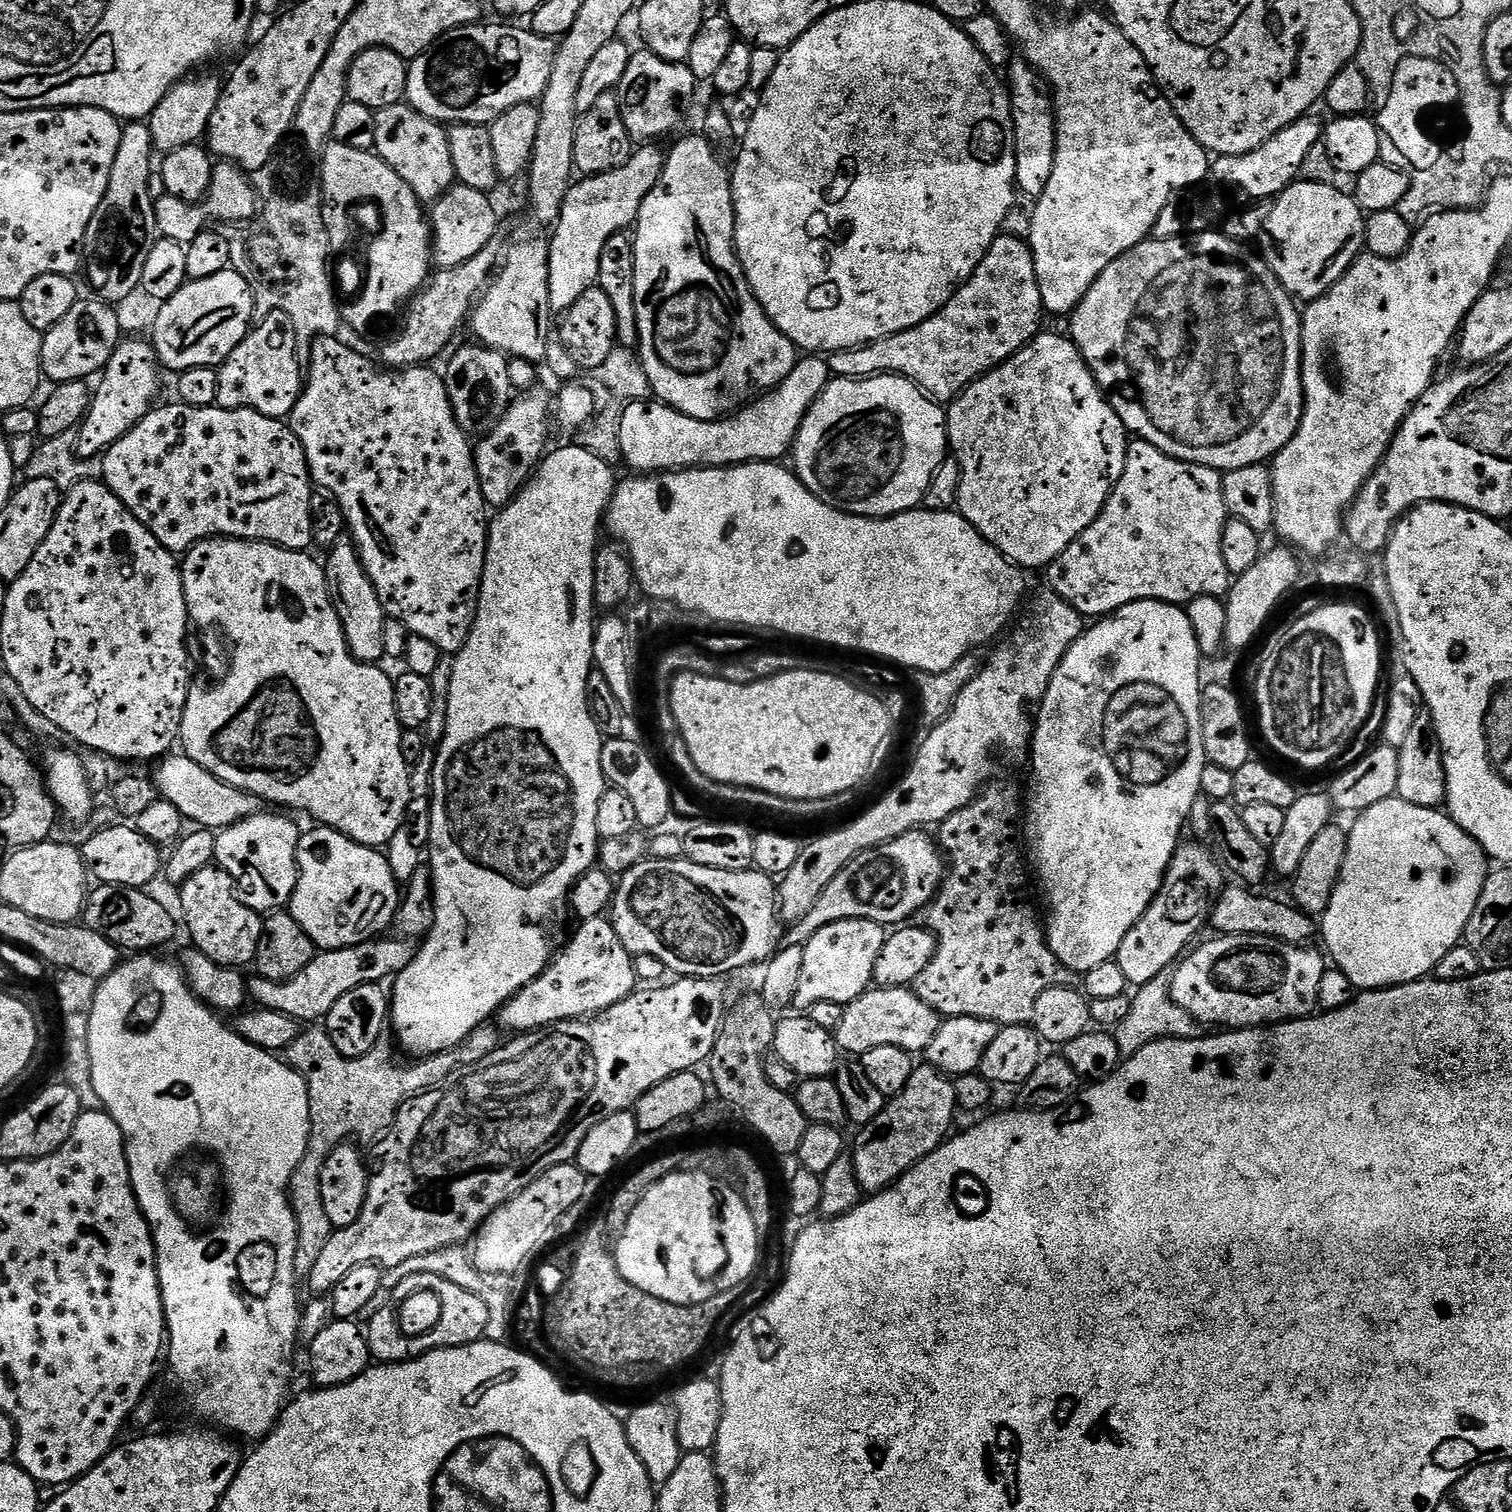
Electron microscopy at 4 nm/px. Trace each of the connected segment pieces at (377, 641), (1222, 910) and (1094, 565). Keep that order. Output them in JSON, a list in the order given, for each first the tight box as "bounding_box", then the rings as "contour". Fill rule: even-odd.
[{"bounding_box":[326,542,386,664],"contour":[[[337,542],[332,545],[327,556],[326,575],[328,578],[328,593],[331,594],[332,603],[336,606],[336,613],[342,622],[342,630],[344,631],[348,648],[352,652],[352,657],[355,660],[361,660],[363,664],[380,664],[385,659],[384,647],[382,646],[382,630],[384,629],[386,613],[382,602],[378,598],[378,594],[374,590],[374,586],[370,582],[370,578],[366,574],[366,570],[362,566],[360,554],[352,543]]]},{"bounding_box":[1210,886,1318,946],"contour":[[[1231,886],[1225,887],[1223,891],[1221,891],[1220,895],[1216,897],[1216,904],[1212,907],[1212,915],[1210,917],[1210,924],[1211,927],[1216,927],[1215,930],[1217,933],[1220,934],[1231,934],[1233,936],[1265,936],[1266,938],[1274,938],[1278,942],[1286,942],[1287,944],[1299,944],[1301,946],[1308,946],[1313,943],[1312,939],[1317,939],[1318,936],[1318,924],[1313,917],[1306,915],[1306,913],[1301,912],[1299,908],[1296,907],[1295,903],[1287,902],[1288,904],[1283,904],[1280,900],[1271,900],[1268,896],[1255,896],[1255,891],[1249,890],[1247,887],[1244,886],[1236,886],[1240,888],[1231,888]]]},{"bounding_box":[1046,438,1230,618],"contour":[[[1139,438],[1133,439],[1128,446],[1126,454],[1126,466],[1122,470],[1122,478],[1112,487],[1112,492],[1108,495],[1108,501],[1104,504],[1104,509],[1098,514],[1098,518],[1058,558],[1054,558],[1048,564],[1046,575],[1048,575],[1047,587],[1061,596],[1075,612],[1080,613],[1085,618],[1103,618],[1111,616],[1122,606],[1133,604],[1139,600],[1160,600],[1163,604],[1178,604],[1186,606],[1194,598],[1199,596],[1223,597],[1230,587],[1230,577],[1226,570],[1226,562],[1222,562],[1222,530],[1228,523],[1228,507],[1224,501],[1224,482],[1221,473],[1214,468],[1204,468],[1200,464],[1188,464],[1184,460],[1175,460],[1162,450],[1158,450],[1150,442]]]}]

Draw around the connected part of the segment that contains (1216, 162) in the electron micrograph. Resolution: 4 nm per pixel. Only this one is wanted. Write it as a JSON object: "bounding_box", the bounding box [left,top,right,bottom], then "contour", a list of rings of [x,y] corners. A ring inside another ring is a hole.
{"bounding_box":[1210,114,1325,204],"contour":[[[1312,114],[1299,116],[1290,126],[1278,130],[1278,134],[1262,142],[1258,150],[1237,156],[1216,156],[1210,164],[1211,179],[1216,179],[1240,204],[1248,204],[1251,200],[1275,201],[1280,193],[1297,183],[1306,154],[1310,154],[1314,145],[1321,143],[1325,125],[1319,124],[1314,117]]]}

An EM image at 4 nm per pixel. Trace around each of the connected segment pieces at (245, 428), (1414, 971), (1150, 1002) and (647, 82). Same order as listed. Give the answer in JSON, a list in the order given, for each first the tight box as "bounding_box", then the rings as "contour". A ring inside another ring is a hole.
[{"bounding_box":[102,402,314,554],"contour":[[[179,402],[168,404],[165,408],[160,407],[153,407],[151,412],[146,413],[126,435],[118,438],[118,442],[111,444],[108,451],[103,453],[104,476],[102,475],[102,482],[122,501],[126,510],[130,510],[130,514],[134,514],[134,518],[138,518],[138,522],[142,522],[142,526],[146,526],[146,530],[150,530],[150,534],[154,534],[154,538],[158,538],[158,542],[167,552],[184,554],[201,540],[213,538],[259,540],[261,544],[276,544],[280,548],[289,548],[295,552],[302,552],[313,547],[312,497],[314,485],[312,477],[308,474],[306,454],[302,450],[298,438],[292,433],[291,427],[284,420],[263,416],[249,408],[221,408],[219,406],[191,408],[189,404]]]},{"bounding_box":[1322,798,1490,990],"contour":[[[1393,798],[1383,800],[1374,806],[1370,806],[1365,812],[1359,813],[1356,820],[1348,832],[1348,849],[1346,858],[1342,862],[1340,877],[1334,886],[1334,894],[1330,898],[1330,906],[1322,917],[1322,940],[1323,947],[1330,957],[1331,963],[1350,978],[1353,989],[1375,990],[1377,988],[1393,988],[1396,984],[1412,984],[1416,980],[1431,977],[1435,973],[1438,961],[1445,956],[1449,950],[1454,950],[1454,946],[1461,943],[1464,938],[1464,931],[1474,914],[1474,906],[1478,906],[1478,898],[1484,889],[1484,883],[1490,871],[1489,861],[1486,859],[1484,851],[1452,821],[1452,817],[1447,811],[1440,808],[1423,808],[1414,806],[1410,802]]]},{"bounding_box":[1114,974,1205,1058],"contour":[[[1168,974],[1154,978],[1135,989],[1130,1014],[1126,1014],[1126,1019],[1118,1022],[1114,1029],[1118,1050],[1124,1058],[1138,1054],[1138,1050],[1159,1040],[1200,1040],[1205,1034],[1205,1025],[1198,1018],[1194,1018],[1194,1014],[1182,1010],[1178,1002],[1174,1002],[1172,977]]]},{"bounding_box":[614,51,698,142],"contour":[[[639,51],[632,52],[626,74],[622,74],[622,82],[614,91],[620,103],[622,122],[626,122],[626,130],[633,141],[656,142],[659,136],[679,126],[684,111],[691,106],[696,96],[698,81],[687,63],[671,64],[652,52]]]}]

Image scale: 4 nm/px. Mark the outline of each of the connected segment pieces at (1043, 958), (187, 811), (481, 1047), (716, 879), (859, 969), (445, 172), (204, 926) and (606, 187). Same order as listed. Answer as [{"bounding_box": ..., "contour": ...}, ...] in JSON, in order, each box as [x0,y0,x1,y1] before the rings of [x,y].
[{"bounding_box":[914,782,1066,1026],"contour":[[[992,782],[987,785],[966,806],[962,806],[962,810],[958,810],[954,814],[950,814],[950,818],[946,818],[944,823],[939,825],[938,844],[942,849],[943,855],[946,857],[946,871],[944,879],[941,883],[939,892],[933,898],[932,903],[924,909],[922,913],[923,927],[927,928],[936,936],[936,953],[930,962],[930,966],[926,966],[926,970],[922,970],[922,974],[918,974],[914,990],[918,994],[918,998],[922,998],[922,1002],[926,1002],[926,1006],[930,1006],[933,1010],[940,1013],[941,1017],[949,1016],[965,1016],[966,1018],[986,1018],[990,1022],[994,1022],[998,1026],[1007,1026],[1010,1024],[1026,1024],[1031,1025],[1032,1015],[1034,1014],[1034,1002],[1038,1002],[1040,995],[1046,990],[1055,988],[1065,983],[1066,969],[1060,963],[1060,959],[1054,954],[1054,950],[1050,950],[1048,938],[1046,935],[1045,925],[1036,917],[1036,908],[1028,901],[1028,880],[1030,884],[1030,876],[1024,873],[1024,864],[1026,868],[1026,860],[1022,855],[1022,844],[1016,839],[1021,839],[1022,832],[1018,825],[1022,820],[1022,796],[1015,792],[1008,784],[996,784]]]},{"bounding_box":[154,754,265,830],"contour":[[[169,754],[155,765],[154,783],[159,799],[170,802],[183,814],[185,821],[194,823],[204,830],[229,828],[251,816],[259,816],[265,811],[265,801],[259,796],[244,792],[219,780],[210,770],[198,766],[183,754]]]},{"bounding_box":[286,1026,502,1274],"contour":[[[324,1026],[305,1027],[300,1036],[294,1038],[294,1042],[290,1042],[286,1049],[286,1062],[306,1082],[312,1127],[306,1154],[298,1170],[294,1170],[292,1181],[288,1184],[288,1200],[292,1204],[298,1234],[297,1273],[307,1274],[311,1270],[314,1262],[318,1262],[318,1254],[322,1254],[322,1249],[326,1247],[326,1242],[334,1231],[320,1201],[320,1175],[328,1155],[339,1144],[353,1138],[369,1142],[379,1140],[391,1128],[402,1105],[408,1103],[413,1096],[419,1096],[421,1092],[426,1092],[430,1088],[437,1088],[443,1084],[447,1076],[454,1075],[461,1068],[474,1066],[482,1062],[482,1058],[494,1054],[494,1050],[502,1043],[502,1037],[499,1036],[501,1033],[493,1028],[476,1028],[457,1048],[417,1059],[409,1068],[396,1064],[395,1058],[392,1057],[393,1045],[388,1045],[387,1042],[375,1044],[364,1056],[353,1060],[346,1058],[338,1054],[334,1042],[330,1042],[328,1029]]]},{"bounding_box":[610,858,782,978],"contour":[[[645,858],[619,877],[610,919],[633,957],[649,952],[680,978],[724,978],[727,972],[759,965],[777,951],[782,935],[773,877],[755,870],[710,870],[683,858]]]},{"bounding_box":[793,920,885,1010],"contour":[[[843,920],[818,930],[804,945],[802,974],[798,977],[793,1005],[806,1010],[814,1002],[838,1002],[845,1006],[854,1002],[873,987],[874,962],[882,954],[885,939],[885,925],[873,920]]]},{"bounding_box":[374,102,457,202],"contour":[[[406,102],[386,106],[376,112],[374,130],[377,156],[380,156],[414,190],[422,202],[435,202],[457,183],[454,158],[450,158],[450,142],[445,125],[418,114]]]},{"bounding_box":[179,866,264,969],"contour":[[[209,866],[198,870],[179,889],[180,908],[188,923],[191,943],[206,958],[227,968],[243,969],[243,964],[251,965],[256,959],[258,942],[262,938],[264,920],[261,913],[250,910],[236,895],[236,884],[219,866]]]},{"bounding_box":[548,146,666,310],"contour":[[[640,146],[633,151],[632,157],[622,166],[618,166],[609,172],[599,172],[596,176],[589,176],[573,183],[568,189],[564,205],[560,211],[554,227],[551,229],[550,243],[548,245],[548,289],[550,290],[550,302],[553,309],[566,310],[586,294],[596,284],[598,278],[598,258],[602,258],[602,246],[610,242],[615,232],[623,232],[631,229],[636,222],[636,216],[640,213],[642,202],[650,190],[658,182],[658,178],[664,169],[666,159],[665,149],[660,146]]]}]

